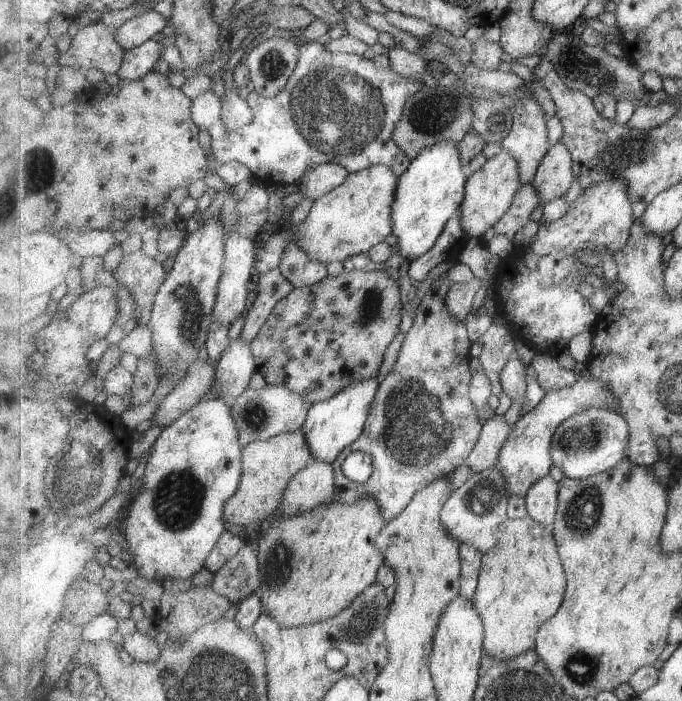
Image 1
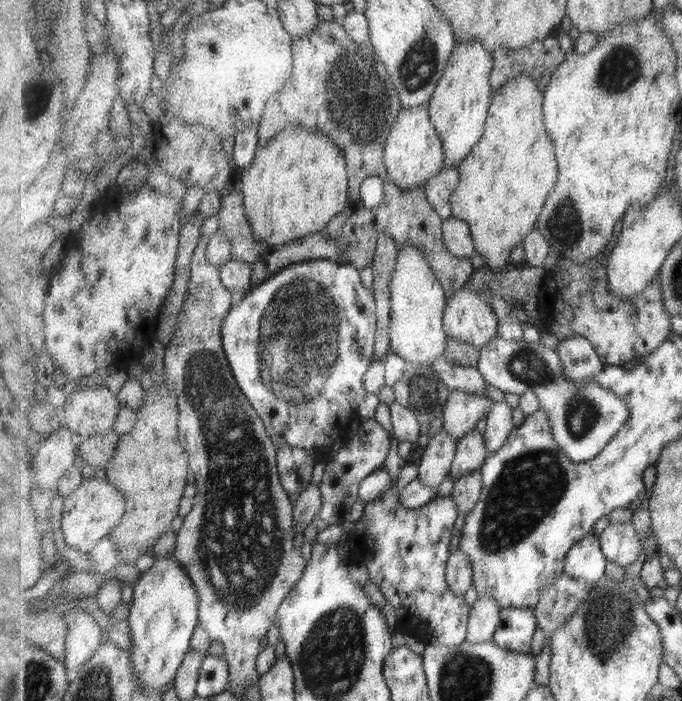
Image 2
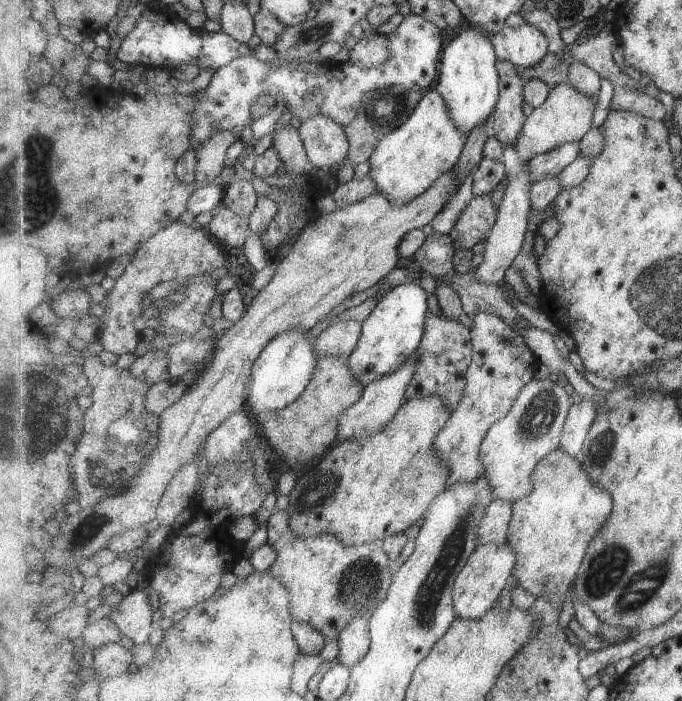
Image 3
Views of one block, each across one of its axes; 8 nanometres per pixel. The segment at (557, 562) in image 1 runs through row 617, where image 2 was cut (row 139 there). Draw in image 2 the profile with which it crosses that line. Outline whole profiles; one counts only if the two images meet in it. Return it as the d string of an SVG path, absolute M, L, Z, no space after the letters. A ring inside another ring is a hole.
M519 73L501 87L492 97L483 139L473 147L465 160L458 165L461 183L451 198L453 217L464 220L471 227L475 249L485 265L495 272L509 270L516 264L511 260L513 249L523 243L525 237L538 224L549 192L559 178L559 162L555 143L547 133L544 113L544 92L541 83L527 73Z

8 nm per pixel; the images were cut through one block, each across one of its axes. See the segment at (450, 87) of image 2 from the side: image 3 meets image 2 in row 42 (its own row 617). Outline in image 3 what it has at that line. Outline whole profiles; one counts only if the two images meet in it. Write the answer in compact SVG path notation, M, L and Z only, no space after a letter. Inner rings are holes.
M507 544L479 545L471 557L468 558L465 568L458 574L453 587L454 606L458 617L477 620L483 618L496 606L497 598L505 590L509 578L513 575L517 559L515 551Z

